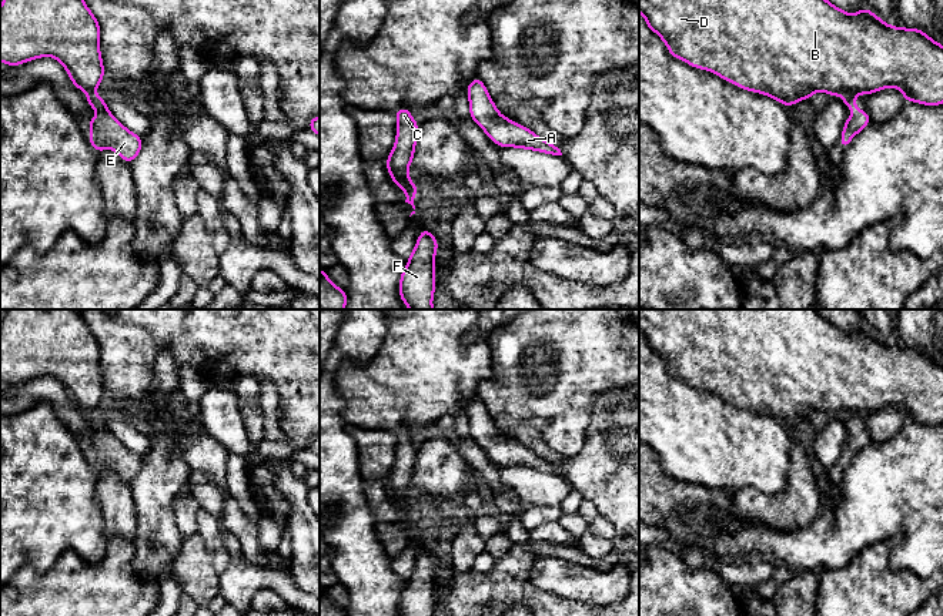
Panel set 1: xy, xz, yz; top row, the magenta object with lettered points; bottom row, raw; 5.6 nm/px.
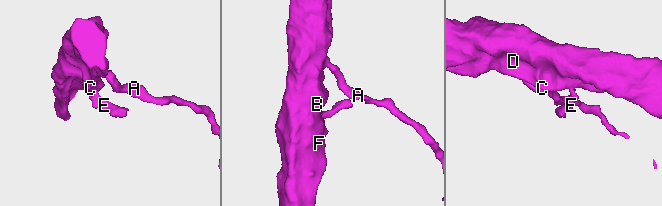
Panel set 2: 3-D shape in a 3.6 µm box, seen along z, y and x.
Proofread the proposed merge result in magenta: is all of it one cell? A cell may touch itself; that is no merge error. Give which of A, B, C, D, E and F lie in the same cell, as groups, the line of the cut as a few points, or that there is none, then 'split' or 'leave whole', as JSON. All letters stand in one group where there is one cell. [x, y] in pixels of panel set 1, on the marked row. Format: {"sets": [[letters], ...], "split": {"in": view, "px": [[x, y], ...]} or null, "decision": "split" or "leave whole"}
{"sets": [["A", "B", "C", "D", "F"], ["E"]], "split": {"in": "yz", "px": [[853, 93], [843, 96]]}, "decision": "split"}

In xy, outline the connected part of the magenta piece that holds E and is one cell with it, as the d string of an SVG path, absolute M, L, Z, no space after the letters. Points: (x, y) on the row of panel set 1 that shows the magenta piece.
M91 94L87 103L98 114L90 120L90 145L101 153L114 150L124 161L133 163L143 143L141 137L127 130L107 108L106 100Z

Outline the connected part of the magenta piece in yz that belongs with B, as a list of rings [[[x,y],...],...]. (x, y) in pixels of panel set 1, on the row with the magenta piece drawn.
[[[639,0],[639,13],[673,57],[787,107],[817,91],[865,96],[889,87],[897,87],[904,101],[943,104],[943,46],[919,29],[886,24],[867,7],[849,14],[827,0]]]

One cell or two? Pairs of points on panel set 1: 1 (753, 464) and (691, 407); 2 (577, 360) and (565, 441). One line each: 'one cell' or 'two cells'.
1: one cell
2: one cell

